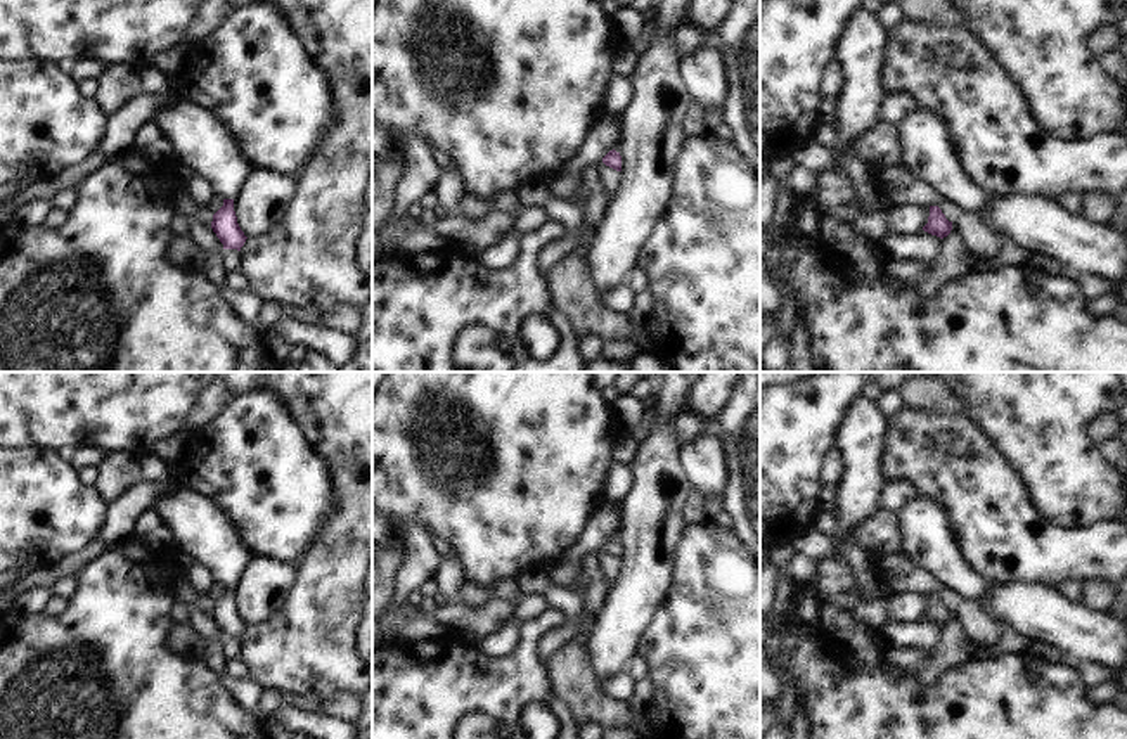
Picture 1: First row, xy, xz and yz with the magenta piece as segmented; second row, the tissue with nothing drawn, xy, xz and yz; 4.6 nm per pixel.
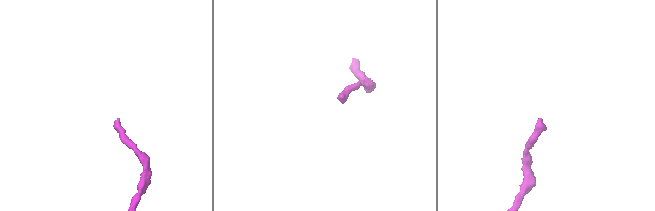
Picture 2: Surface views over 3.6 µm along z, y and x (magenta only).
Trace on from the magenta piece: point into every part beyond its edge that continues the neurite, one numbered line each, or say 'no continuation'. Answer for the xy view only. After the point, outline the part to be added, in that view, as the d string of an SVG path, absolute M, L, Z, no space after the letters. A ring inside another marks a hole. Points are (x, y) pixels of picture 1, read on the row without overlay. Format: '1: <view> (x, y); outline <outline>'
1: xy (198, 525); outline M178 474L173 483L164 479L154 509L171 528L173 540L182 550L201 561L213 580L234 587L254 554L211 497Z

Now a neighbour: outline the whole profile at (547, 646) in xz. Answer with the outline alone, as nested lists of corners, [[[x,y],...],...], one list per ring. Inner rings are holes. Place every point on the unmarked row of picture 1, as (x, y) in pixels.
[[[575,621],[571,625],[564,625],[561,628],[554,628],[547,632],[540,640],[538,640],[538,659],[542,665],[545,665],[561,646],[575,639],[582,630],[580,621]]]

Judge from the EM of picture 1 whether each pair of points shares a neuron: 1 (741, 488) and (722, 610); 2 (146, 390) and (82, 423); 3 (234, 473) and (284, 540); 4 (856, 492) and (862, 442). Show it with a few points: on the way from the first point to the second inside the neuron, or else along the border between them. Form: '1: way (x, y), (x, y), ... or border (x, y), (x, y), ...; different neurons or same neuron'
1: border (731, 528), (741, 542); different neurons
2: way (130, 390), (115, 390), (97, 407); same neuron
3: way (251, 490), (281, 523); same neuron
4: way (862, 480), (862, 454); same neuron

